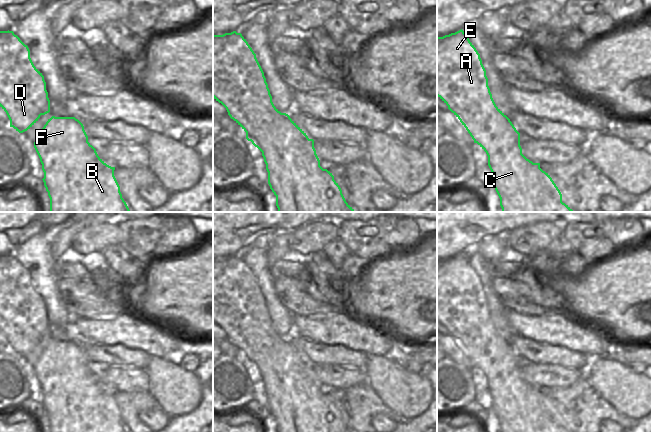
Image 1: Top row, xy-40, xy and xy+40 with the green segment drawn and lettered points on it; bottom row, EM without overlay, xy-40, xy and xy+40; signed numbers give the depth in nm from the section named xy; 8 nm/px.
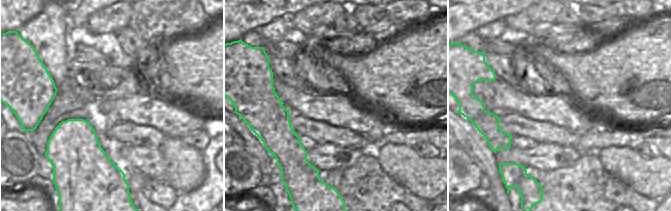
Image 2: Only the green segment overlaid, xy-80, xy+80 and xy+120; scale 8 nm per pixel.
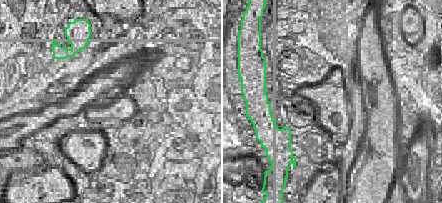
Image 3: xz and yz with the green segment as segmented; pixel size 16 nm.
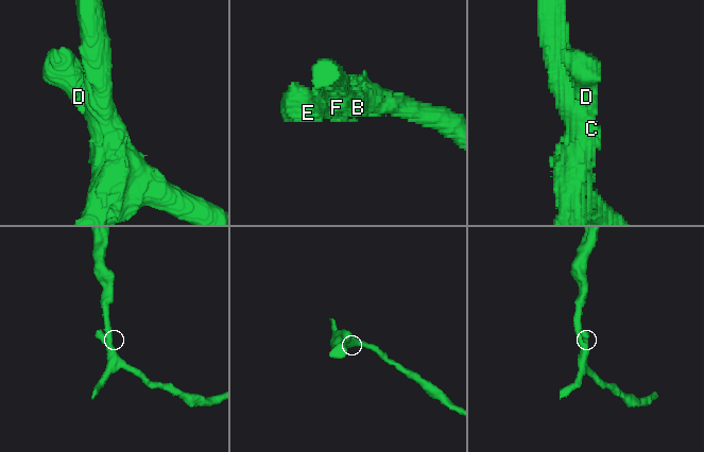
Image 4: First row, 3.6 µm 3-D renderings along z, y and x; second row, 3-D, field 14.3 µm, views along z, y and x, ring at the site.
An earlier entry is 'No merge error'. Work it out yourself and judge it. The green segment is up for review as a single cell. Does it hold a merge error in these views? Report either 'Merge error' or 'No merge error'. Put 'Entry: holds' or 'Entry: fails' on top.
Entry: holds
No merge error

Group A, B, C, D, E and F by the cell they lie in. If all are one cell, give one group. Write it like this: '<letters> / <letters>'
A B C D E F

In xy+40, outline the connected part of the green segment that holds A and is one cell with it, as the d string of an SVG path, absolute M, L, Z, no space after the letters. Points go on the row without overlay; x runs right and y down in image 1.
M462 253L443 261L437 261L437 320L460 344L474 367L486 376L488 390L492 396L492 408L500 422L501 432L570 432L562 426L560 414L550 399L540 392L540 387L533 387L522 378L520 357L510 343L496 330L480 278Z

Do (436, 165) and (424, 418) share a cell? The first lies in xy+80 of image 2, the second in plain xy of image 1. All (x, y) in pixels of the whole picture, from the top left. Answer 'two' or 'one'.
two

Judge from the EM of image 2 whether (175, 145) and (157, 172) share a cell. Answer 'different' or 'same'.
different

